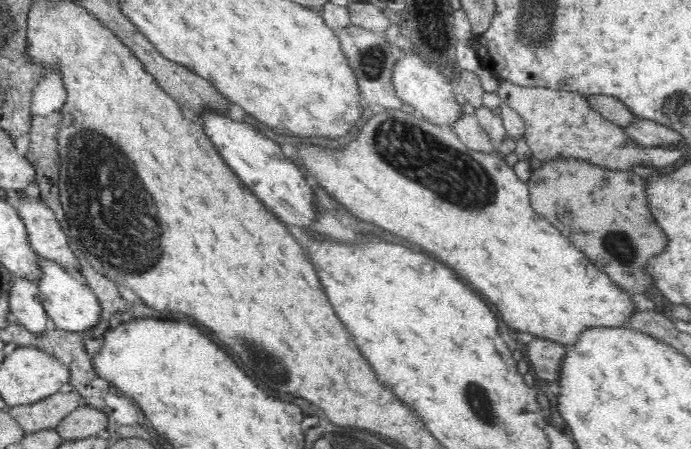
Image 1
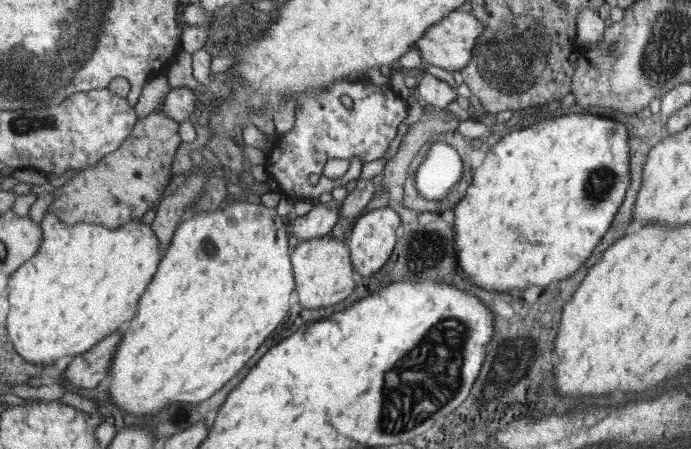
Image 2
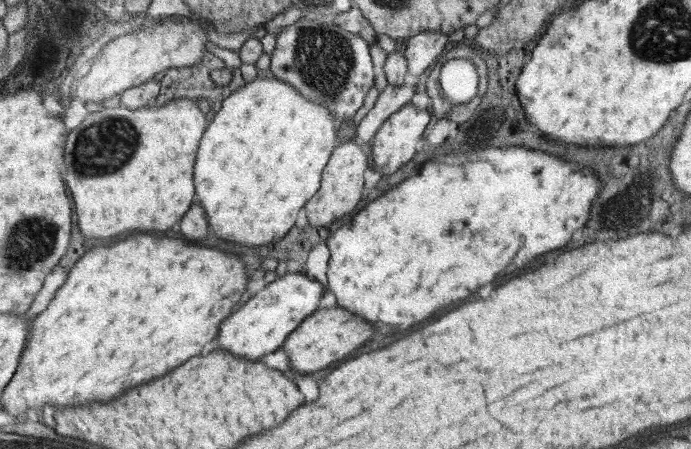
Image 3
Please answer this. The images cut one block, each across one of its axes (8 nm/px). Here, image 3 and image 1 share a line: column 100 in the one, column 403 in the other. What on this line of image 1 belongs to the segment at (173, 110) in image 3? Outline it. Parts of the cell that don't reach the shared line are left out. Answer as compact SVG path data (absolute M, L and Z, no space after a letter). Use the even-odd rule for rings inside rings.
M380 109L360 128L356 140L342 148L298 144L295 150L298 158L302 156L306 173L331 197L358 218L438 256L486 296L514 332L521 330L570 346L577 344L586 329L630 326L627 320L636 308L629 293L592 264L561 230L535 213L527 183L516 176L505 159L467 148L450 127L430 123L414 112Z

